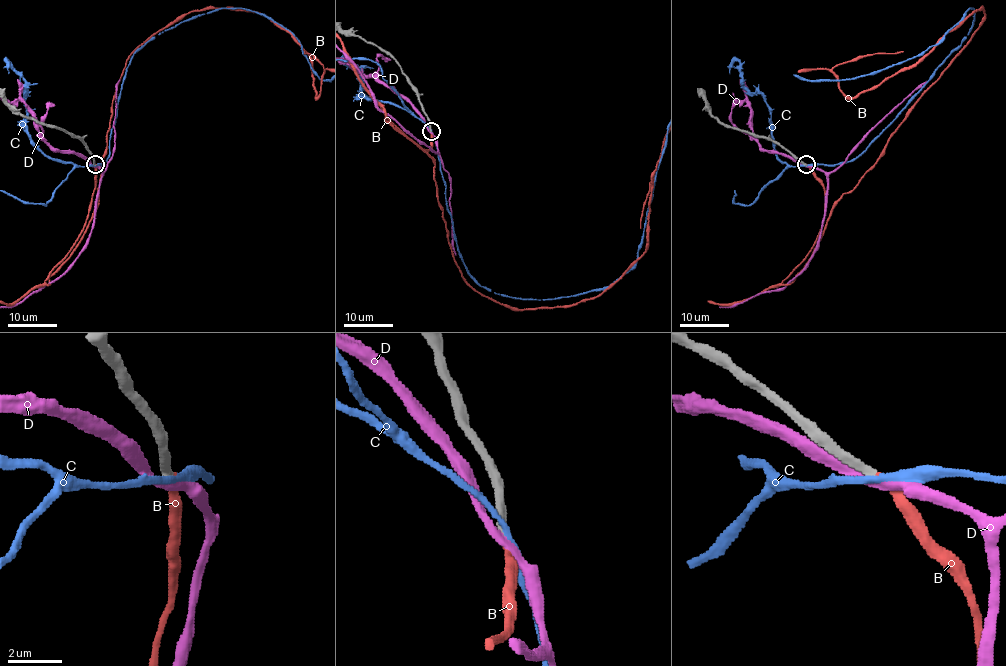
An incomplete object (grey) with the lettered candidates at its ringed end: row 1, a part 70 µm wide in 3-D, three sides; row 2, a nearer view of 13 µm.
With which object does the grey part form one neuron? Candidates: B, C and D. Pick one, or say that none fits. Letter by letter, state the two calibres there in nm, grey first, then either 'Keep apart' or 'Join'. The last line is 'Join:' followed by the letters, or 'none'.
B: Thickness 320 nm (grey) against 260 nm. Join
C: Thickness 340 nm (grey) against 200 nm. Keep apart
D: Thickness 320 nm (grey) against 280 nm. Keep apart
Join: B

